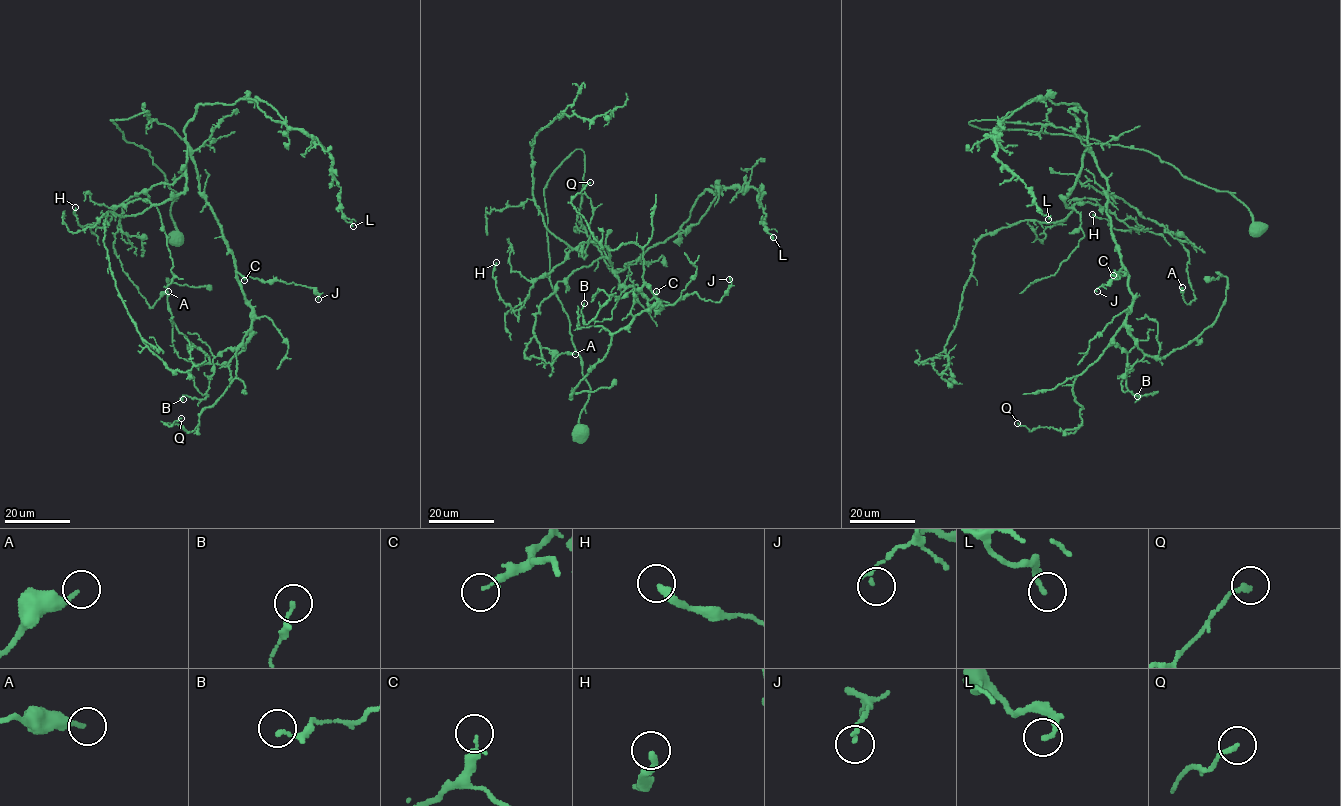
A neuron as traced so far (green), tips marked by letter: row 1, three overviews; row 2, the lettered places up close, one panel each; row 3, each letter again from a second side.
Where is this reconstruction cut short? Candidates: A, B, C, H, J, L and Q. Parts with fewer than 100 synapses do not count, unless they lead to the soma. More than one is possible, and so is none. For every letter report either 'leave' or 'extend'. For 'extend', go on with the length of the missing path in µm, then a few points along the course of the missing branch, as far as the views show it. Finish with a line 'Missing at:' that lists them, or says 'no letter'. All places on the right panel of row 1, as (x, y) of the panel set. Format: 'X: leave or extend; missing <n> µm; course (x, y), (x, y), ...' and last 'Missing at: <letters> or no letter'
A: leave
B: leave
C: leave
H: leave
J: leave
L: leave
Q: leave
Missing at: no letter

